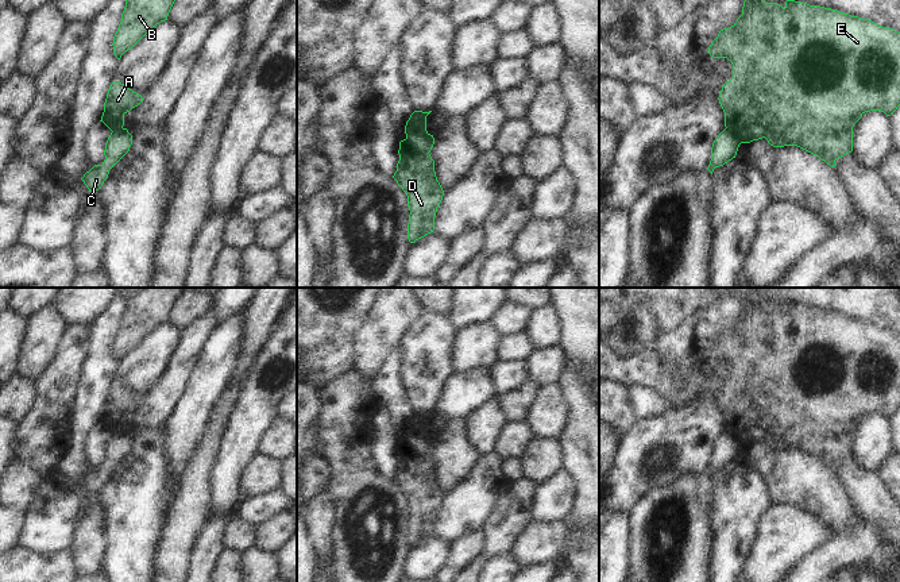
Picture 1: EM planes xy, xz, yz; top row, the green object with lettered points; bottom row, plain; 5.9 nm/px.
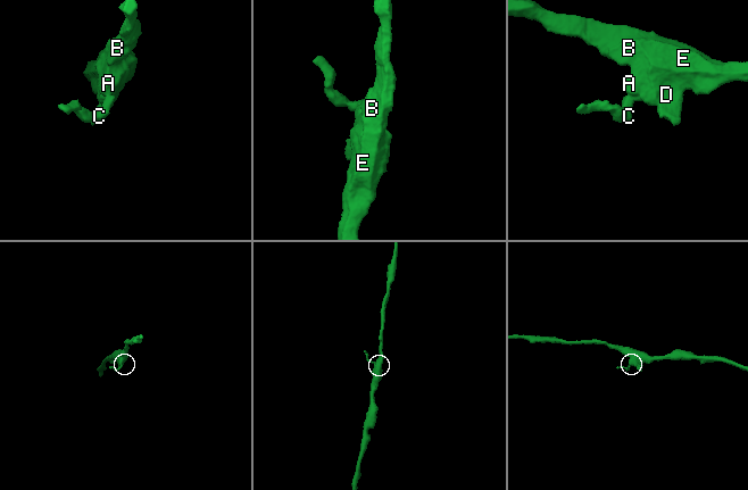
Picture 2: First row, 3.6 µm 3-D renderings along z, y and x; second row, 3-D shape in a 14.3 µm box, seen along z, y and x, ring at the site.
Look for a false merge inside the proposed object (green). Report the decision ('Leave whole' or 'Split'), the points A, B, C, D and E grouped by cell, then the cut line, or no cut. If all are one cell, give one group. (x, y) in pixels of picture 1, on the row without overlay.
Split. Groups: A B D E / C. Split along yz (726, 430), (741, 444)

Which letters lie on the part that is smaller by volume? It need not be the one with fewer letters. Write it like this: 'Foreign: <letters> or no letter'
Foreign: C

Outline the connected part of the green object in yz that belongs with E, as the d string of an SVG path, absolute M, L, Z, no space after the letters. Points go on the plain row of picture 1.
M745 300L742 317L737 324L719 334L711 344L708 356L714 361L727 361L733 367L733 381L723 386L719 396L719 406L725 415L725 429L737 436L741 446L750 446L765 440L773 450L797 448L835 470L835 463L853 454L853 429L865 415L881 413L891 419L900 408L900 335L891 329L882 329L877 325L839 315L837 312L807 305L787 302L783 311L777 305L765 305L757 300Z

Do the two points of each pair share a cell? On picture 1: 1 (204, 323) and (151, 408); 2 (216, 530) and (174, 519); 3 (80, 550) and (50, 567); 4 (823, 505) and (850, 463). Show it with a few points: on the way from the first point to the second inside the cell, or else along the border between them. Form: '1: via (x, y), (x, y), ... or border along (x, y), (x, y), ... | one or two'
1: via (190, 345), (170, 386) | one
2: border along (207, 516), (189, 555) | two
3: border along (68, 550), (76, 567) | two
4: border along (833, 470), (854, 508) | two

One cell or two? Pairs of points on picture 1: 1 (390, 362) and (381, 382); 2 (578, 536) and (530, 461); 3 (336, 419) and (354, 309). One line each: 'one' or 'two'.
1: one
2: two
3: two

